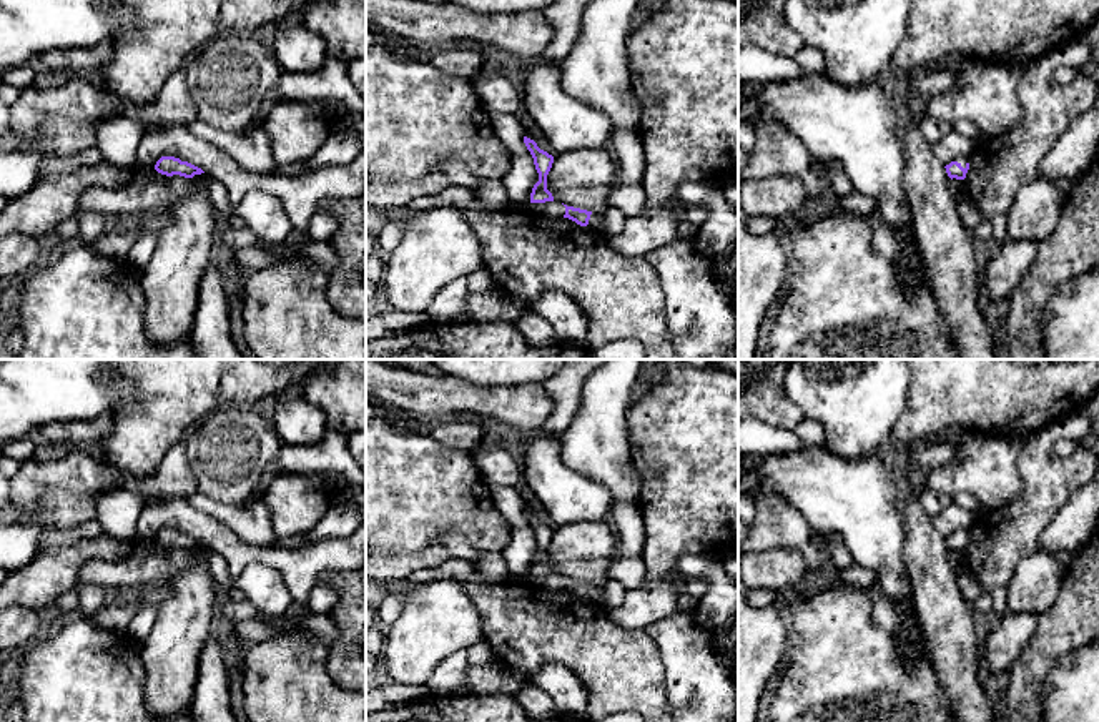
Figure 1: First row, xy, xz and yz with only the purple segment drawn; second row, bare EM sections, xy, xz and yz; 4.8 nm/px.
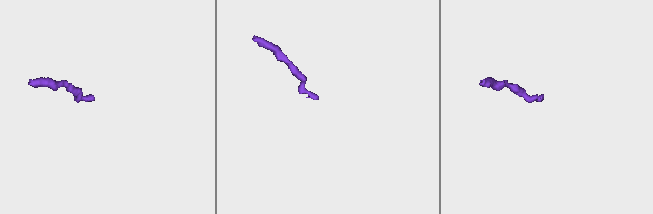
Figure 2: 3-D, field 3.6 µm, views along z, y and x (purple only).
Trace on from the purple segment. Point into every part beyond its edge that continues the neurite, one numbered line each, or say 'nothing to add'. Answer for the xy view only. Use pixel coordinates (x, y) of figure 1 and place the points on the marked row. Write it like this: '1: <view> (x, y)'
nothing to add

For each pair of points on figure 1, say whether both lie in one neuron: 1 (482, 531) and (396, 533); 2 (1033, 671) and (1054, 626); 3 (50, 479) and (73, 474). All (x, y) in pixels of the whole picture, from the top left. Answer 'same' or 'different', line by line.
1: same
2: same
3: same

